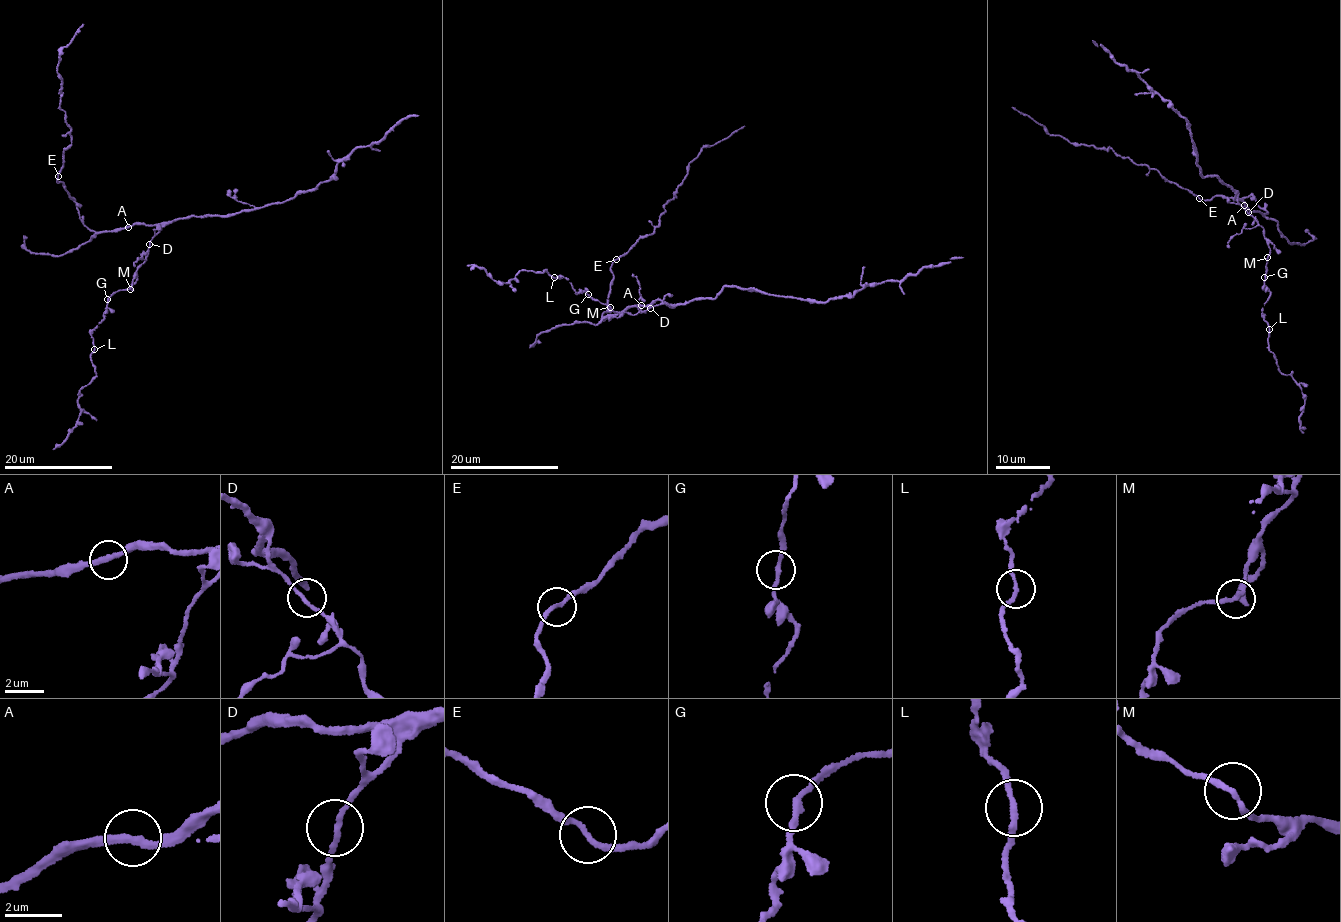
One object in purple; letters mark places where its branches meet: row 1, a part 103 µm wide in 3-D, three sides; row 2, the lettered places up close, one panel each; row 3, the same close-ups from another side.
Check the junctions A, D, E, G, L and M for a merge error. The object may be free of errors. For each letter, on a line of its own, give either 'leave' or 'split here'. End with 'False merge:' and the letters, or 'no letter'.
A: leave
D: leave
E: leave
G: leave
L: leave
M: leave
False merge: no letter

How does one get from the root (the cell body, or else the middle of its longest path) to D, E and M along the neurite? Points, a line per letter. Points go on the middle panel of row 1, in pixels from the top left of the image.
D: (642, 307), (660, 299), (670, 305), (662, 304), (650, 308)
E: (642, 307), (626, 307), (618, 314), (601, 318), (608, 311), (609, 284), (613, 280), (610, 266), (616, 259)
M: (642, 307), (660, 299), (670, 305), (657, 304), (633, 315), (615, 312), (610, 307)

